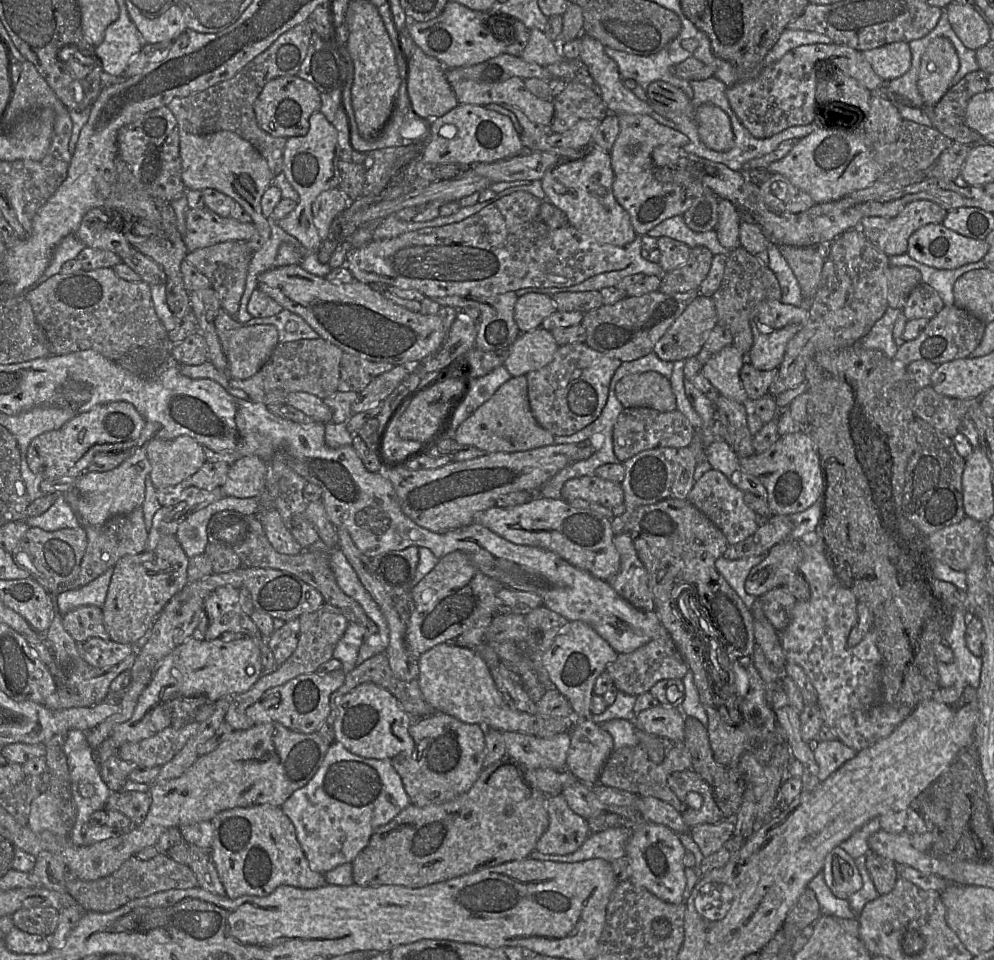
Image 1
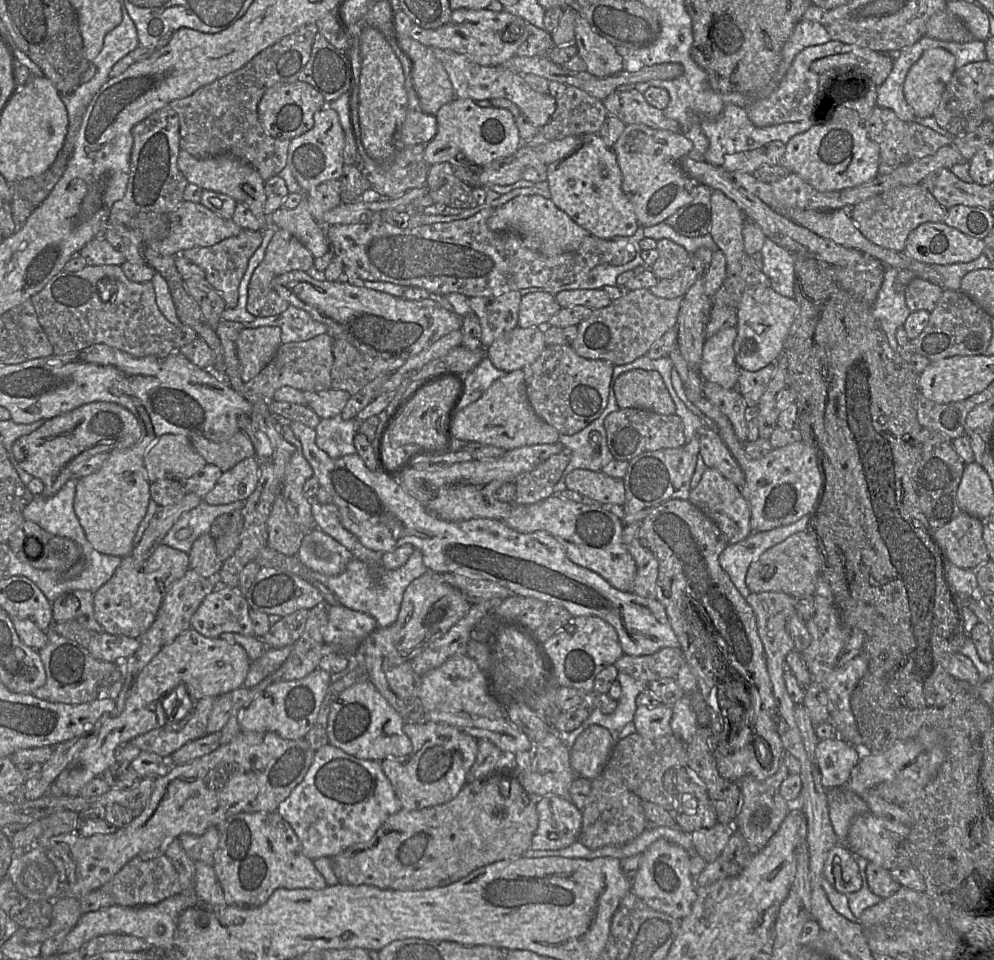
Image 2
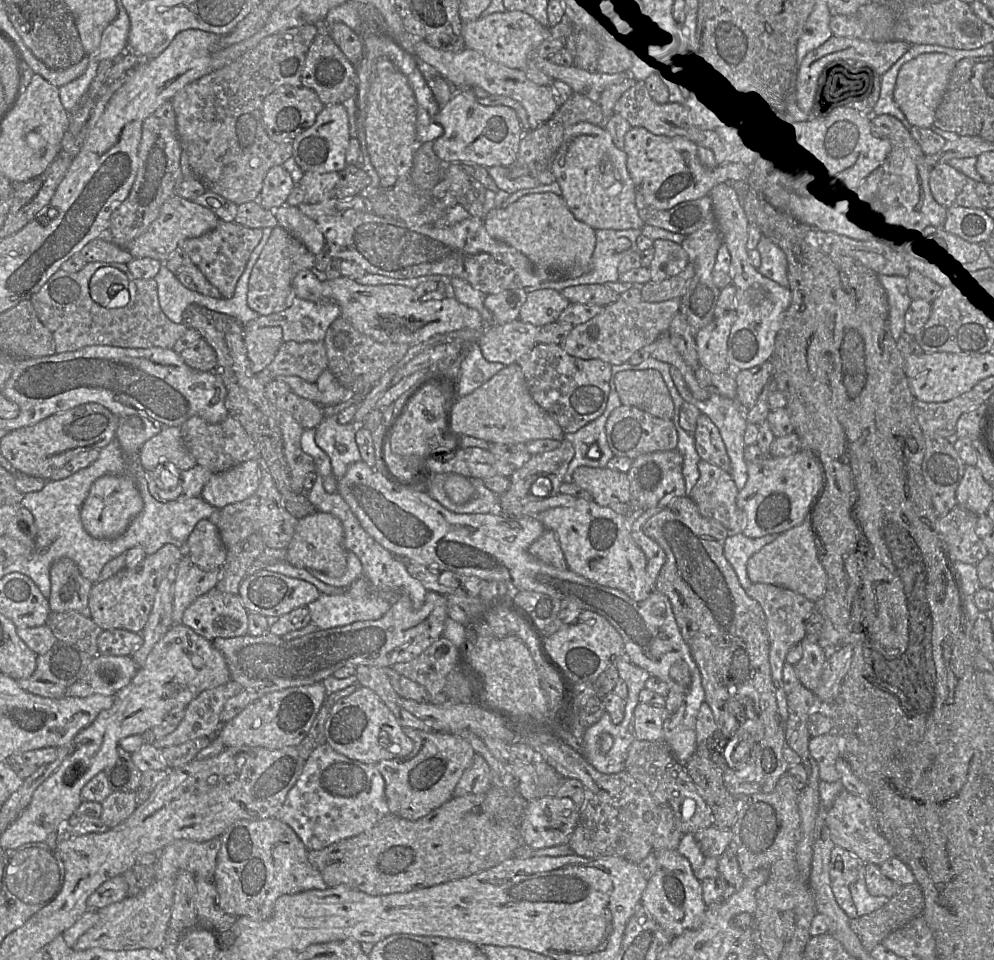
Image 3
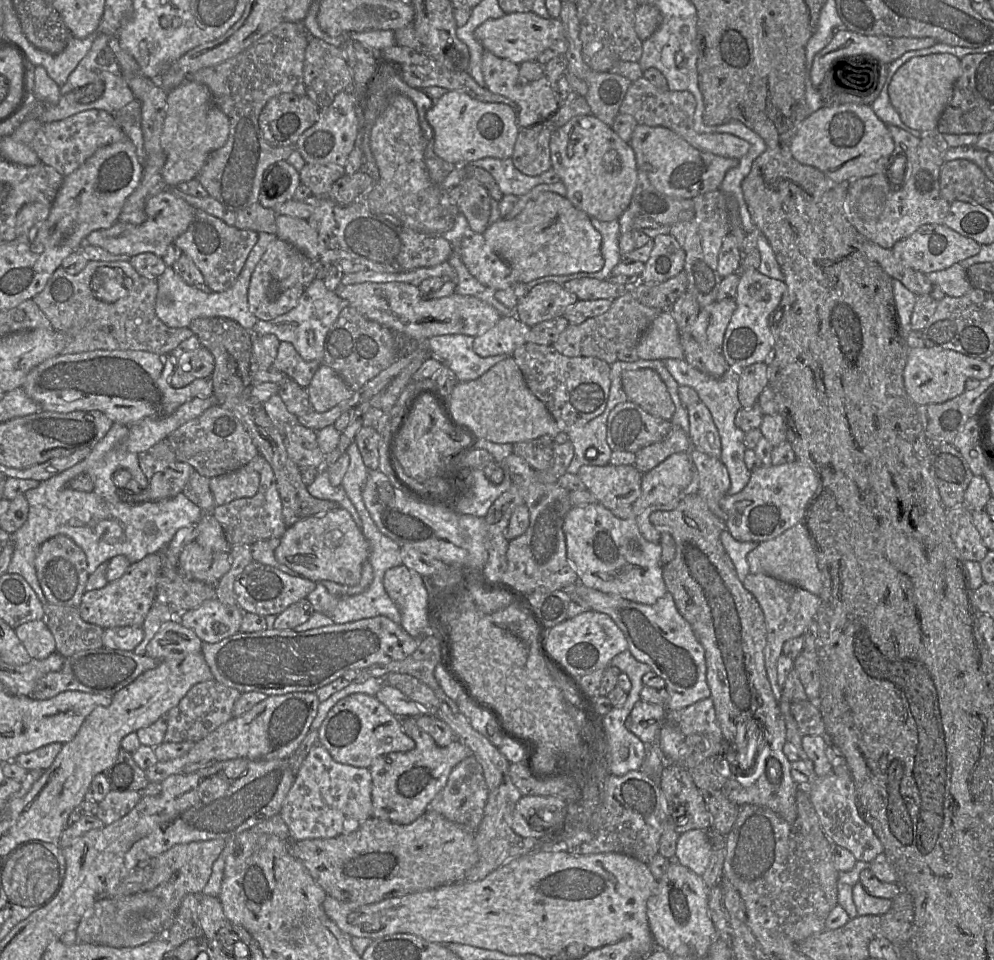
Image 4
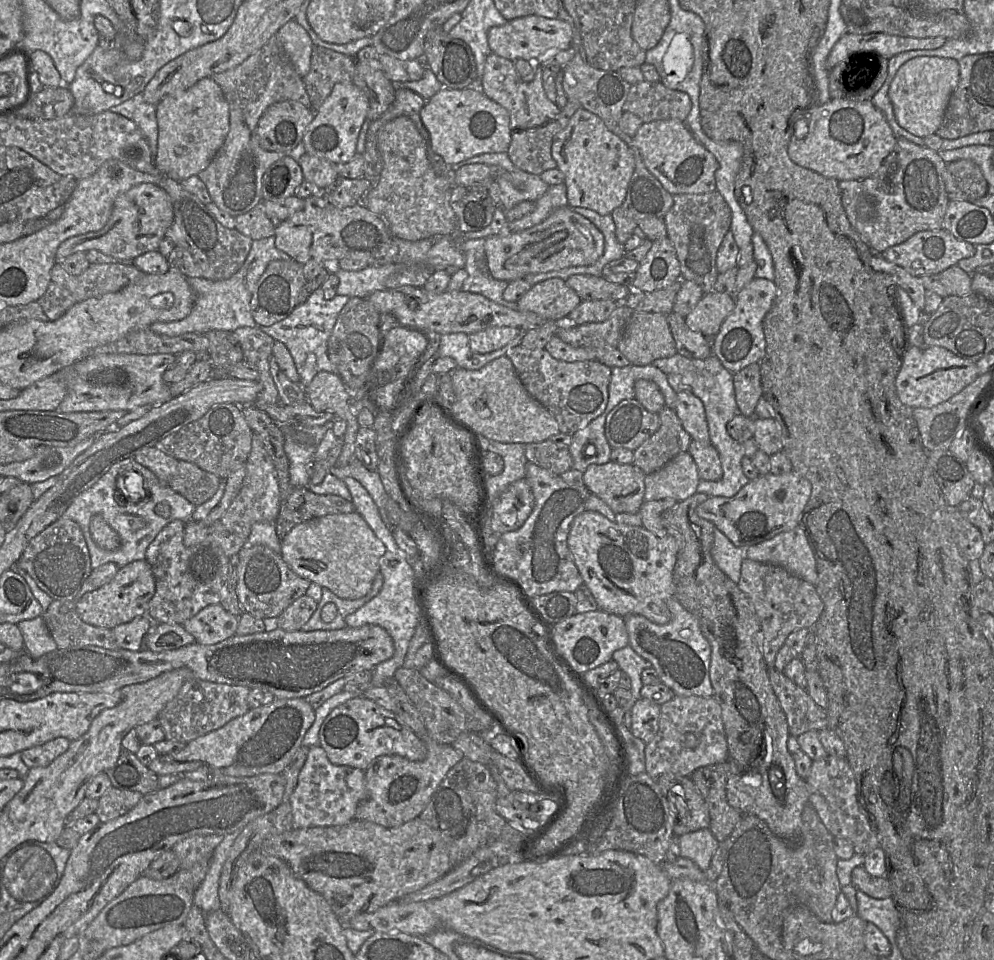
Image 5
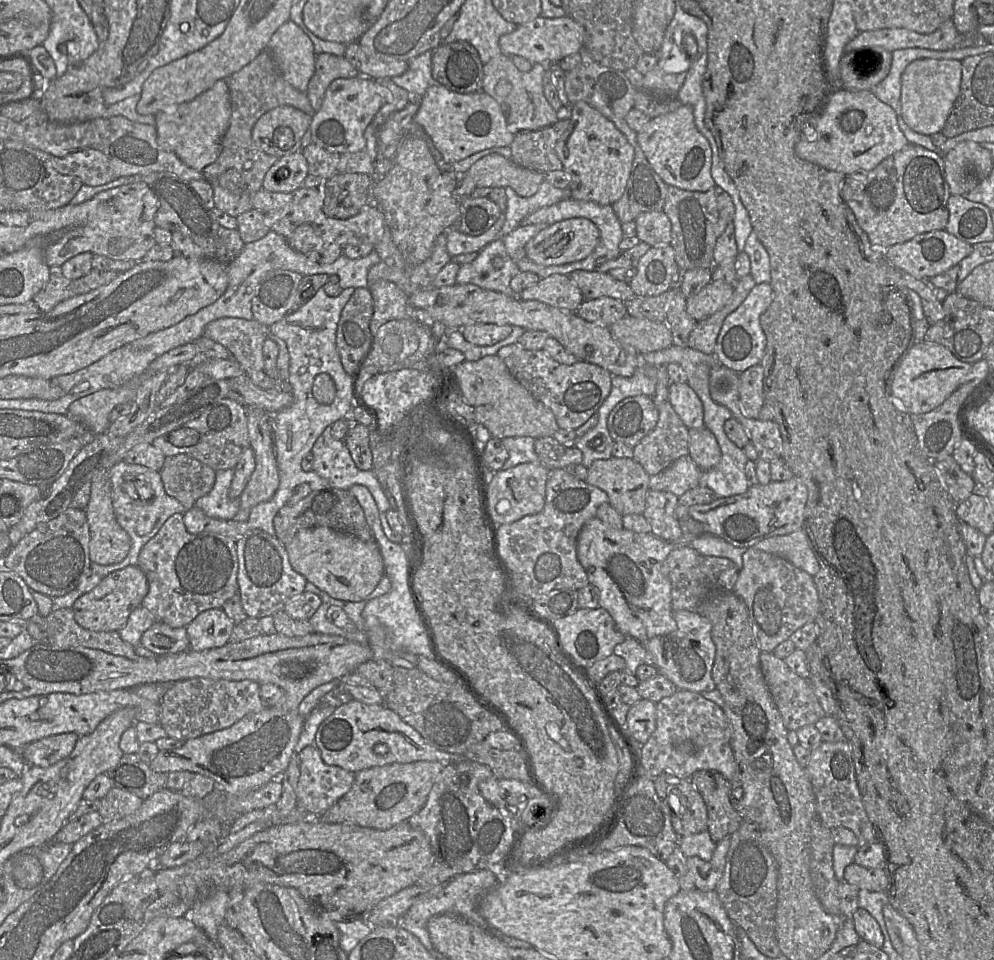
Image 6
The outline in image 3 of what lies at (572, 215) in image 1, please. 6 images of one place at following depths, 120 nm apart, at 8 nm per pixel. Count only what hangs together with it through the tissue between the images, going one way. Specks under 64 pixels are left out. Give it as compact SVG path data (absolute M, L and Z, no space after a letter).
M580 122L568 127L562 142L550 161L550 171L562 191L567 207L581 222L593 229L642 229L645 223L636 208L636 186L627 169L627 155L615 146L611 135L603 127L588 122Z

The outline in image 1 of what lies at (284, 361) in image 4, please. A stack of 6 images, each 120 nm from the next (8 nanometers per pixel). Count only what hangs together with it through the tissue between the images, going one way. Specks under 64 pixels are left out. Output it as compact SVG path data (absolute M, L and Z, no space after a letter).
M323 338L278 343L269 359L252 377L231 379L231 387L241 389L252 402L264 405L284 404L289 393L306 392L325 399L338 391L343 351Z

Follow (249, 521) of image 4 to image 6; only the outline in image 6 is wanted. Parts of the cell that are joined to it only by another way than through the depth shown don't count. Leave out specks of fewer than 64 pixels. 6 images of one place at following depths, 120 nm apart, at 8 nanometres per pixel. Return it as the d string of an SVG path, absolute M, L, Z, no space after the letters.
M246 408L248 437L250 447L253 449L255 456L255 468L239 497L239 509L233 518L233 520L238 522L246 522L251 509L259 503L270 500L279 487L279 472L274 449L272 415L260 408Z

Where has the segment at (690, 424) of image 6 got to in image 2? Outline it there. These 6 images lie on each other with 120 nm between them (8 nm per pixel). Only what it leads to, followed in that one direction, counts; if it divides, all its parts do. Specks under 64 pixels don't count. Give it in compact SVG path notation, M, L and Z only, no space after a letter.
M706 427L698 432L700 455L705 464L719 471L725 478L742 488L745 473L715 428Z

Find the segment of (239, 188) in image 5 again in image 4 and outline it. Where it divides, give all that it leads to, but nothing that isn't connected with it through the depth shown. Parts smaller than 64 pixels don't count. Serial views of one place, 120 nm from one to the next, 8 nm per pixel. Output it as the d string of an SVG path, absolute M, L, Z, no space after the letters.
M283 21L236 56L200 69L186 79L206 85L212 103L229 119L230 131L225 145L210 153L196 179L209 196L234 212L259 202L265 170L278 161L287 160L295 149L271 146L259 127L259 115L268 100L280 93L306 95L303 68L309 39L301 22Z

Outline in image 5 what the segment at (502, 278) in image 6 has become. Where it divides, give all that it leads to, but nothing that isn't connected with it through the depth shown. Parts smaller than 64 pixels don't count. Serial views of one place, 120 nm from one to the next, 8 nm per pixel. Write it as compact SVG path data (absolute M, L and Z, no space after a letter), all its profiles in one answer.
M469 239L462 242L465 254L467 279L462 290L481 294L484 297L511 309L518 309L517 302L503 298L503 292L510 281L495 279L489 272L485 253L485 239Z

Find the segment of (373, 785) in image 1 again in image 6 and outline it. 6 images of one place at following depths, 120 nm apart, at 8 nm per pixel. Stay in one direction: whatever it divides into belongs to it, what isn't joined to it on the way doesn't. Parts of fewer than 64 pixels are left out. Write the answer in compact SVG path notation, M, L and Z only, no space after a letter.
M314 745L305 747L296 757L300 768L297 806L317 819L351 789L356 774L325 764Z

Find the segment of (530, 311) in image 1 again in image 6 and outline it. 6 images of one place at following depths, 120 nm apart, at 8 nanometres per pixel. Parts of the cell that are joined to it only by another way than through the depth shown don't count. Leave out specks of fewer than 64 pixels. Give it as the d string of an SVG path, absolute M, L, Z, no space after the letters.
M551 274L525 288L519 297L522 300L536 300L553 307L576 311L584 298L575 281L566 274Z

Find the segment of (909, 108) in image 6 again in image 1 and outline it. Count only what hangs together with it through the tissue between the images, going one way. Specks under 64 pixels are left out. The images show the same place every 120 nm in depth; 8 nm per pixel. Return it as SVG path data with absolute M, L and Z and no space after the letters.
M946 37L934 38L925 49L918 74L917 86L924 106L933 107L950 88L959 70L959 57Z

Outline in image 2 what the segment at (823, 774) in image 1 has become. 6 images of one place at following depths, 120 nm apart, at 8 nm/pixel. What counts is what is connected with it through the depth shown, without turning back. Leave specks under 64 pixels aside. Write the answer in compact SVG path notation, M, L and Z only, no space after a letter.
M839 737L819 740L815 749L815 763L825 789L846 786L861 753L861 749Z

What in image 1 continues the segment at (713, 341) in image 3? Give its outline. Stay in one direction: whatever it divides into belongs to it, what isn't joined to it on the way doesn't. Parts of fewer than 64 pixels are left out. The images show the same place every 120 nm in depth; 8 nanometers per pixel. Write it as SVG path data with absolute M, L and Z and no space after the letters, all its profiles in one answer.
M734 345L726 346L703 365L703 374L721 395L749 404L740 376L746 356Z

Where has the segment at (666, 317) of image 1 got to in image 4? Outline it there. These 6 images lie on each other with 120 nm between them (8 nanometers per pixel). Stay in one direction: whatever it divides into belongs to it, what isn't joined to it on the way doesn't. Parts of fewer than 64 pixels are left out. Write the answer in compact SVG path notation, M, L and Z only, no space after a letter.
M629 289L613 300L605 313L589 318L581 324L569 324L552 346L566 357L595 357L611 365L618 360L621 351L636 348L643 333L662 311L664 310L641 304Z

